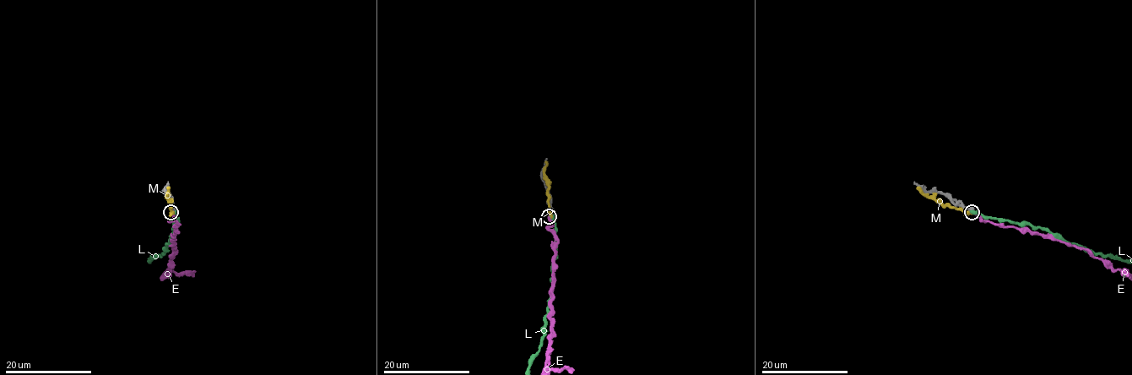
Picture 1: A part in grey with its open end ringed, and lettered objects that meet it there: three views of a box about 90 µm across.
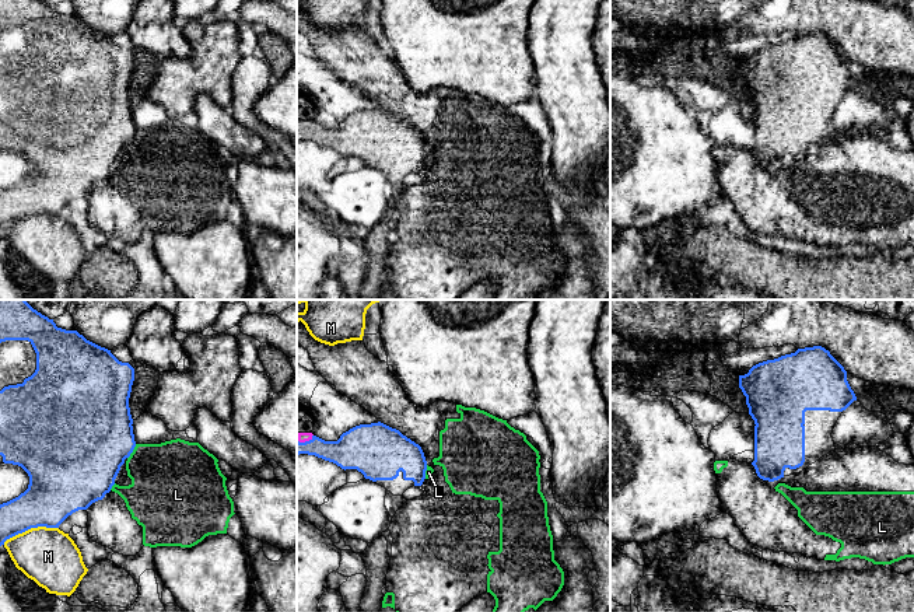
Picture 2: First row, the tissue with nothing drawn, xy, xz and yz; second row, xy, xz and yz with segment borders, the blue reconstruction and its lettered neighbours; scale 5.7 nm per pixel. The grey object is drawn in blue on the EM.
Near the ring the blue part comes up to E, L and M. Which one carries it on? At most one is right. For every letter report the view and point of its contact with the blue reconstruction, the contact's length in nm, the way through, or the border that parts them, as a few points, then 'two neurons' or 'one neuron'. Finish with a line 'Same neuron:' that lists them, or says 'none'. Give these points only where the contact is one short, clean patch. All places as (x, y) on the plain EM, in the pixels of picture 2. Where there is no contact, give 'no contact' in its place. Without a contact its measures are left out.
E: meets blue in xz at (305, 128); contact 100 nm long; one neuron
L: meets blue in xy at (132, 137); contact 100 nm long; border along xy (136, 130), (128, 144); two neurons
M: meets blue in xy at (30, 214); contact 340 nm long; border along xy (58, 213), (31, 213), (10, 223), (3, 230); two neurons
Same neuron: E

